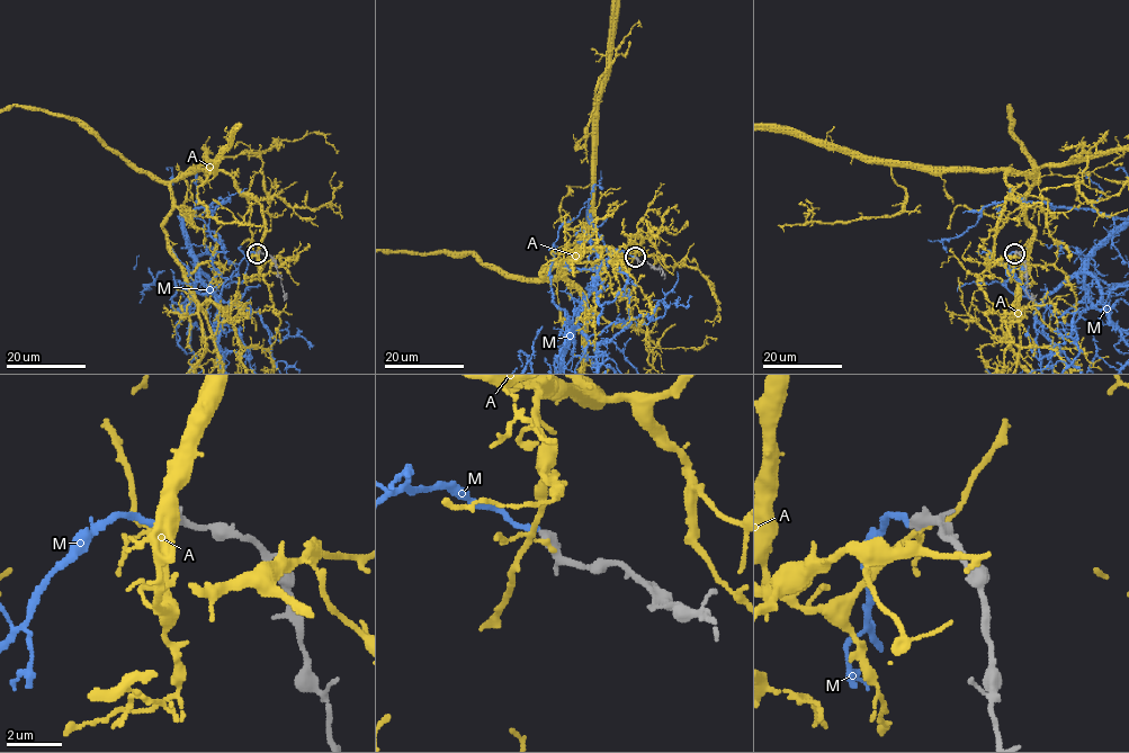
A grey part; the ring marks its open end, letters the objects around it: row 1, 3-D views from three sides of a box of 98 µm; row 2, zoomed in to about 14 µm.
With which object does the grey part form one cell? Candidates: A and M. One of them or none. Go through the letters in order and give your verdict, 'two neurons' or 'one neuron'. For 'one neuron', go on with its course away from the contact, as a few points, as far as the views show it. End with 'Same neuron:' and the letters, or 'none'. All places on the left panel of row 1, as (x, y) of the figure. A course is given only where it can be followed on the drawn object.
A: two neurons
M: one neuron
Same neuron: M

